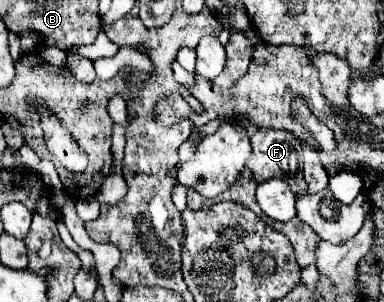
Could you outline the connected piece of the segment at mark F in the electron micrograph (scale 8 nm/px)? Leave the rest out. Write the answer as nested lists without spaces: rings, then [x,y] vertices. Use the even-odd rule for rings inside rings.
[[[258,130],[252,138],[252,158],[248,160],[246,168],[254,174],[256,182],[264,182],[268,178],[282,178],[288,182],[292,192],[304,194],[306,192],[306,180],[302,174],[302,144],[300,140],[286,130]]]

